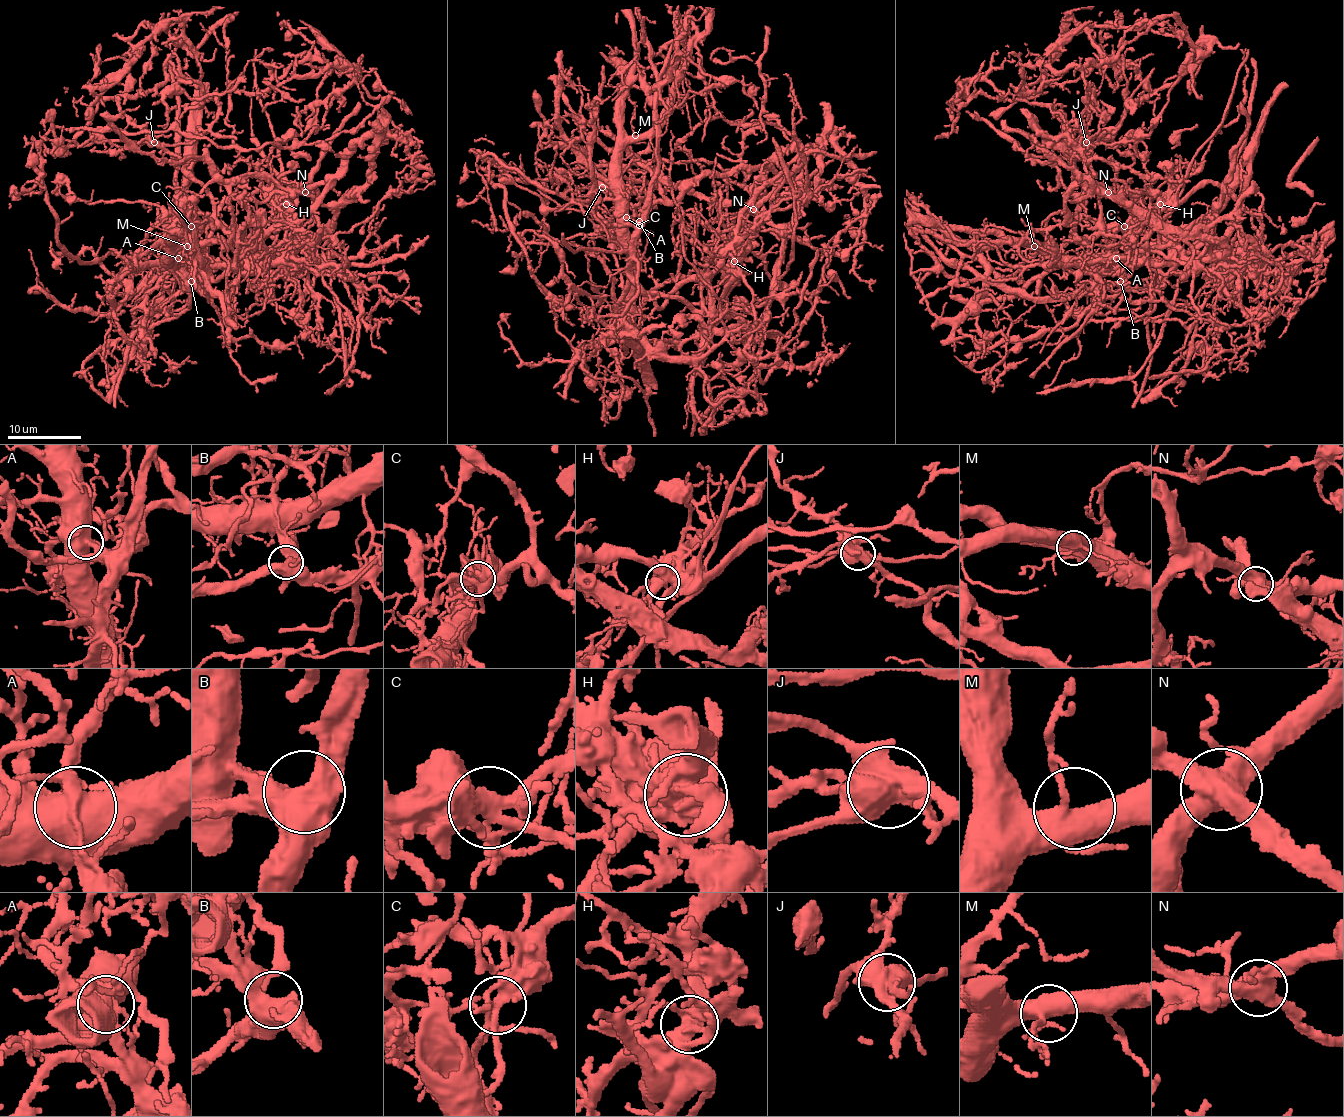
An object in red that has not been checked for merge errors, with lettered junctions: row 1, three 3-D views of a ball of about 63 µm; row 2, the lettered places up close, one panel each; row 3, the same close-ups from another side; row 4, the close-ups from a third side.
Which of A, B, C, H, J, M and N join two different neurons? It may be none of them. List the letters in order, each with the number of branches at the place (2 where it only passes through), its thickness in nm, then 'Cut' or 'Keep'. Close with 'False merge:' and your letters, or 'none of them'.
A: Branches: 3. Thickness 550 nm. Cut
B: Branches: 3. Thickness 600 nm. Keep
C: Branches: 6. Thickness 400 nm. Cut
H: Branches: 4. Thickness 480 nm. Cut
J: Branches: 3. Thickness 600 nm. Cut
M: Branches: 3. Thickness 480 nm. Keep
N: Branches: 5. Thickness 600 nm. Cut
False merge: A, C, H, J, N

